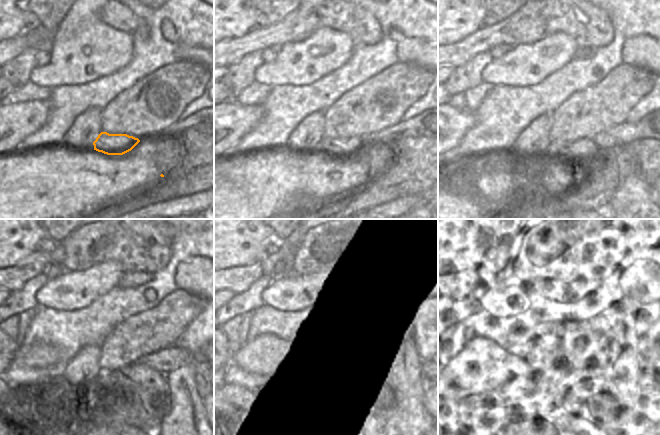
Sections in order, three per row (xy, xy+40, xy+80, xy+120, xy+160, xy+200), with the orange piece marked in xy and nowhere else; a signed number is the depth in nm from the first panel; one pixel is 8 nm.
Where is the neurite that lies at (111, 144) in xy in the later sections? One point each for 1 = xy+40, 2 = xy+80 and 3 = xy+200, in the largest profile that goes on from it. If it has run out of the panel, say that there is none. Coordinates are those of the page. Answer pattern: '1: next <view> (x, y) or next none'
1: next xy+40 (346, 148)
2: next xy+80 (590, 162)
3: next xy+200 (597, 400)

